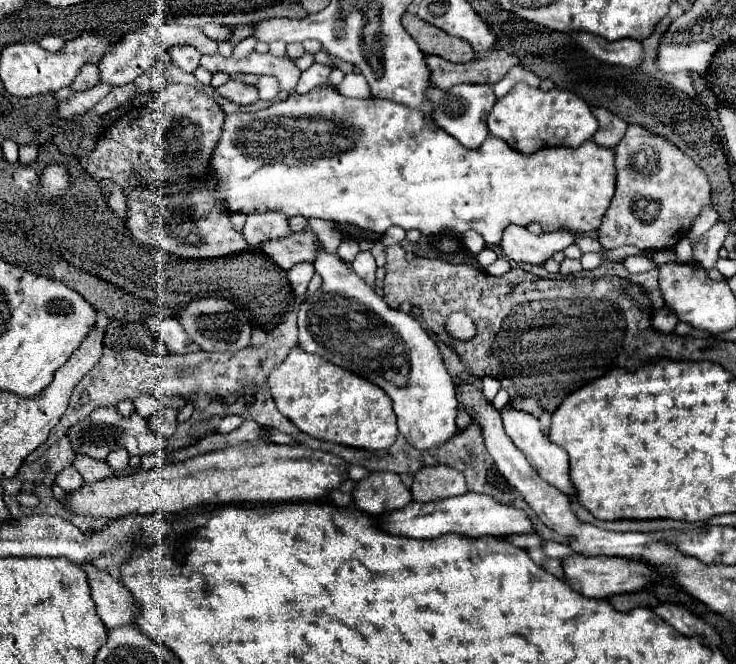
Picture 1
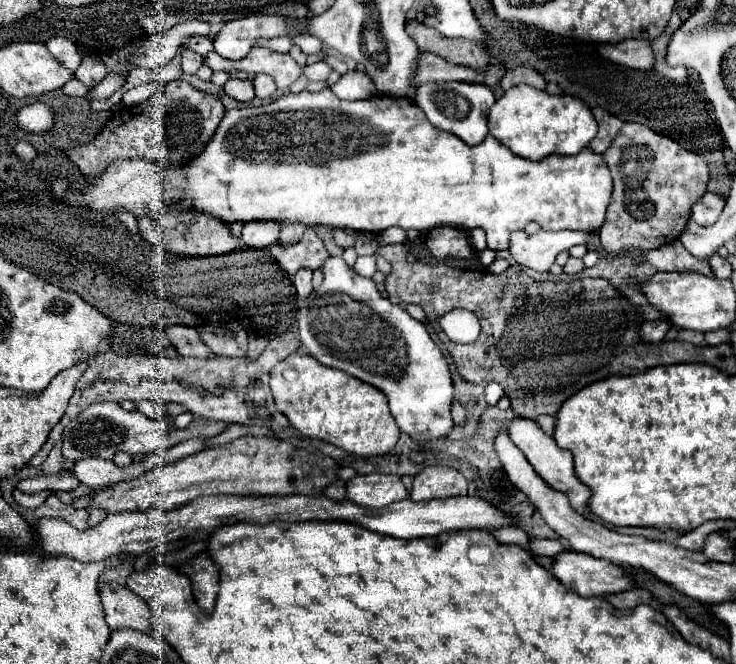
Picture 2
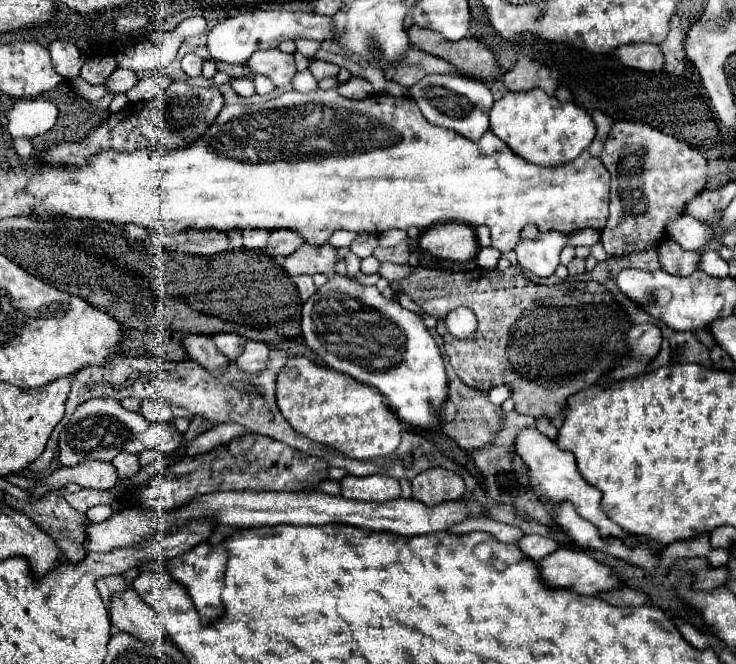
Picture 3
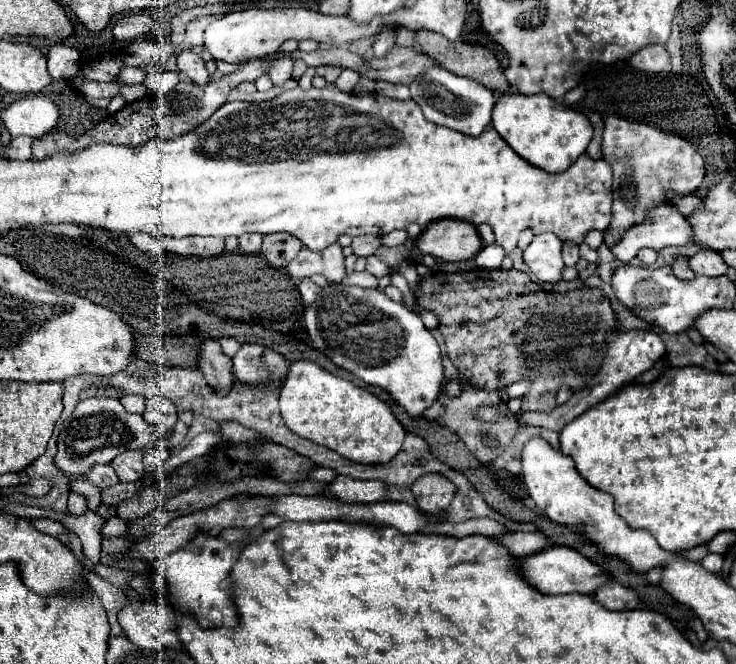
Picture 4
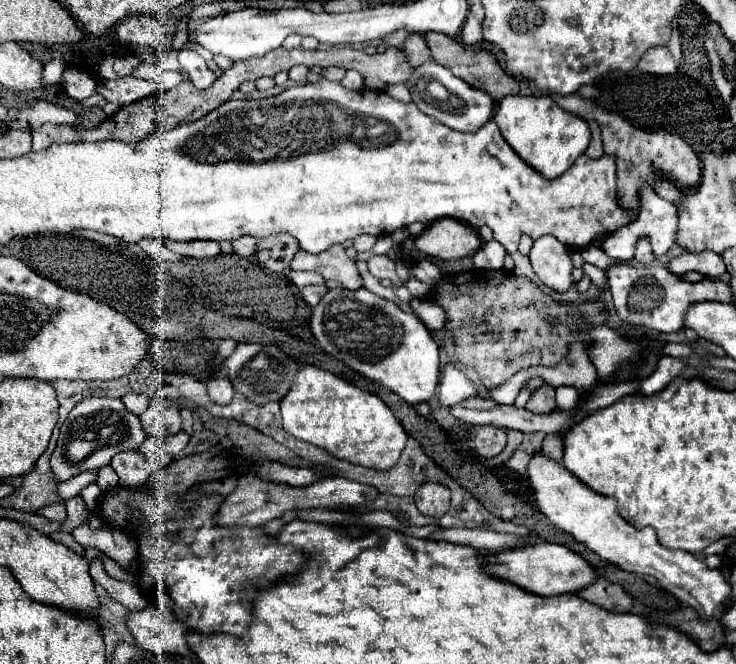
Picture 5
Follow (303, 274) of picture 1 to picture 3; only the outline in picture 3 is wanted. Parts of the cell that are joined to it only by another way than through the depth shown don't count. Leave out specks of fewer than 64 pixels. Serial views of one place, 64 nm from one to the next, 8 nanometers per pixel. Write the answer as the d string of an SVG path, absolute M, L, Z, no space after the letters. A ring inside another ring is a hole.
M298 276L298 278L296 278L296 286L298 286L300 298L302 298L304 302L316 292L316 286L314 286L314 282L312 282L312 276Z

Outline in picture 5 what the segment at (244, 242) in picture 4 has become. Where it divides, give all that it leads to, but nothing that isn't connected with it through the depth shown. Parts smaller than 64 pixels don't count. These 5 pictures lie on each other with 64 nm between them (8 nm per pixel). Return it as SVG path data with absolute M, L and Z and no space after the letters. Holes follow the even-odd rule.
M244 236L244 238L238 238L238 240L232 242L232 252L246 258L246 256L254 254L254 246L256 246L256 238Z

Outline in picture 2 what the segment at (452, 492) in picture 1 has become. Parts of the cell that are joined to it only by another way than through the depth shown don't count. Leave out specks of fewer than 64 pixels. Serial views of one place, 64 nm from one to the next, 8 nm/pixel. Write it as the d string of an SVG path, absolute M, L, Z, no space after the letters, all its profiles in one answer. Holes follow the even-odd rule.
M448 466L424 468L412 484L412 500L438 500L450 496L466 496L466 478Z

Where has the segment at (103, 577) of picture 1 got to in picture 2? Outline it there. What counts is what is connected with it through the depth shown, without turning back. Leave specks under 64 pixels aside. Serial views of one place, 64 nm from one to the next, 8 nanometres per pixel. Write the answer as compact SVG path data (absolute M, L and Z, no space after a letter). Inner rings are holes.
M108 584L104 590L100 590L100 596L102 596L102 606L106 612L106 622L110 630L132 628L138 632L154 634L152 610L130 588Z

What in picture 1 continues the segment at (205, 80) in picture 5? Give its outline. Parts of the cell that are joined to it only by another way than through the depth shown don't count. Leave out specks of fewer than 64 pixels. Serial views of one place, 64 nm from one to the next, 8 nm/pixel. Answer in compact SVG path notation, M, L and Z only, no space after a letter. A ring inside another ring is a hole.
M174 46L170 48L170 56L184 72L194 72L200 66L202 54L192 46Z

